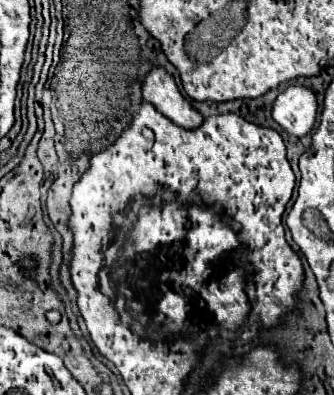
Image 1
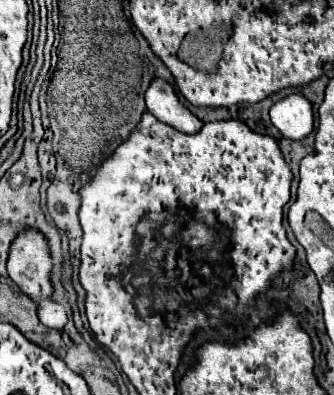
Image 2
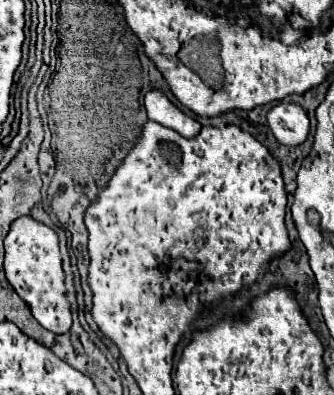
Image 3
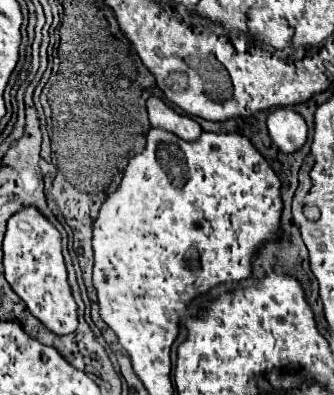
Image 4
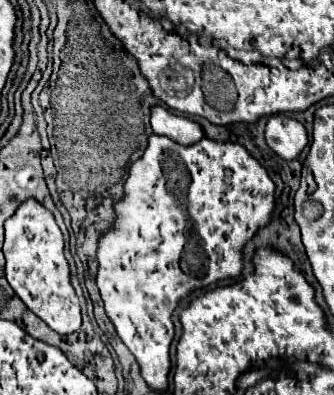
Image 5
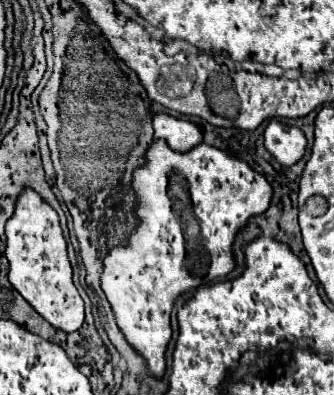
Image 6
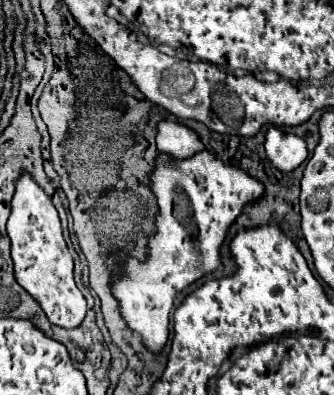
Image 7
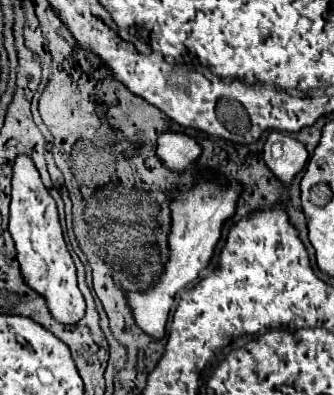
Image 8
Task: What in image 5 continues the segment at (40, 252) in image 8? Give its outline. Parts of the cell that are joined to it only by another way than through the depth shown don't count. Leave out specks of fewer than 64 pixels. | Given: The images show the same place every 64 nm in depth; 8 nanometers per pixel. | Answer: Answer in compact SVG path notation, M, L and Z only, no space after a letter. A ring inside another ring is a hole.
M26 200L18 206L12 218L6 220L6 280L20 300L54 332L72 334L80 330L80 302L70 284L70 268L64 258L64 238L54 222L54 216L44 214L44 206L36 200Z

